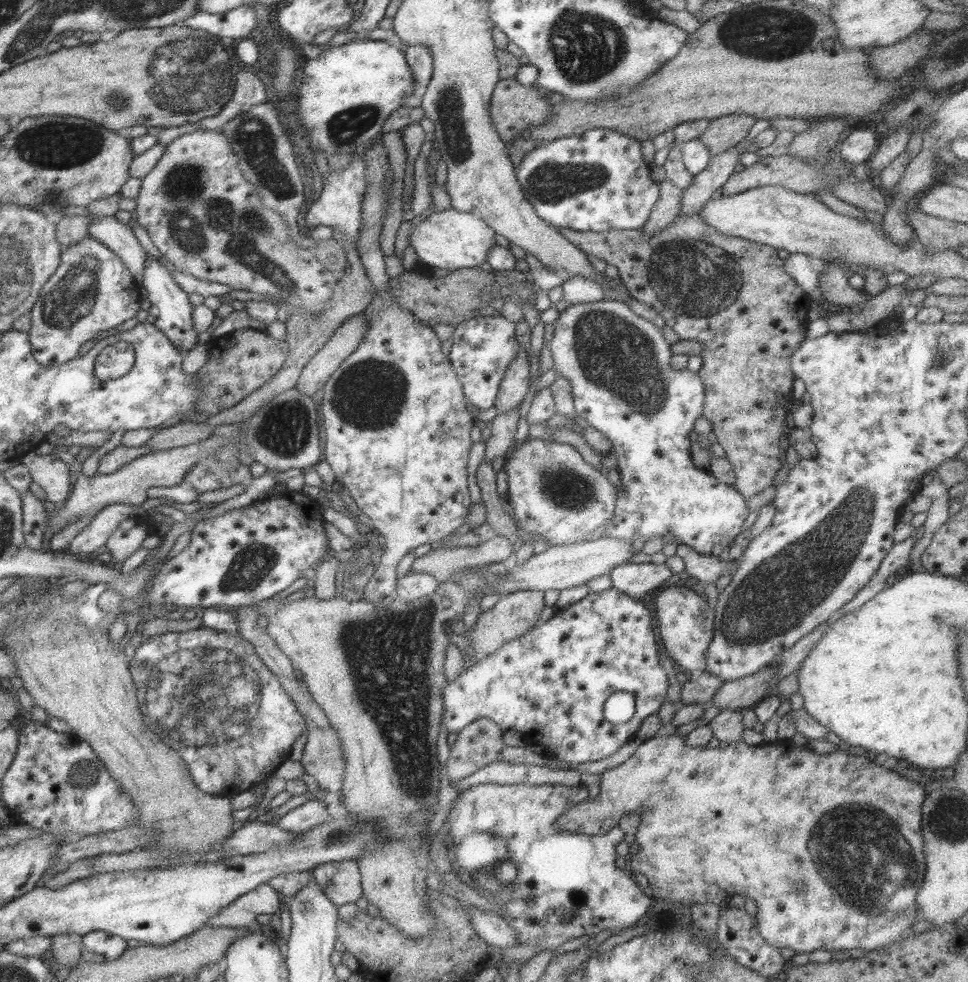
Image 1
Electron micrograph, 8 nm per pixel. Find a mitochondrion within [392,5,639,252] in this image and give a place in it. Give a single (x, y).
(584, 46)

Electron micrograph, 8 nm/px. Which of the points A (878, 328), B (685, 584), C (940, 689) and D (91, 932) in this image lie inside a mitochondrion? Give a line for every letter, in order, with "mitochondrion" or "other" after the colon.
A: other
B: other
C: other
D: other

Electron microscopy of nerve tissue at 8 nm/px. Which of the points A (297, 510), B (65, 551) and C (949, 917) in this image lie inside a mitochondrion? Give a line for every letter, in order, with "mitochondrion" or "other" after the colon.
A: other
B: other
C: other

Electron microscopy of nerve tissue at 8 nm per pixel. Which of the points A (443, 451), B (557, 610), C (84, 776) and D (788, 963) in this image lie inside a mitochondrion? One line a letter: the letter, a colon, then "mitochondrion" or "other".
A: other
B: other
C: mitochondrion
D: other

